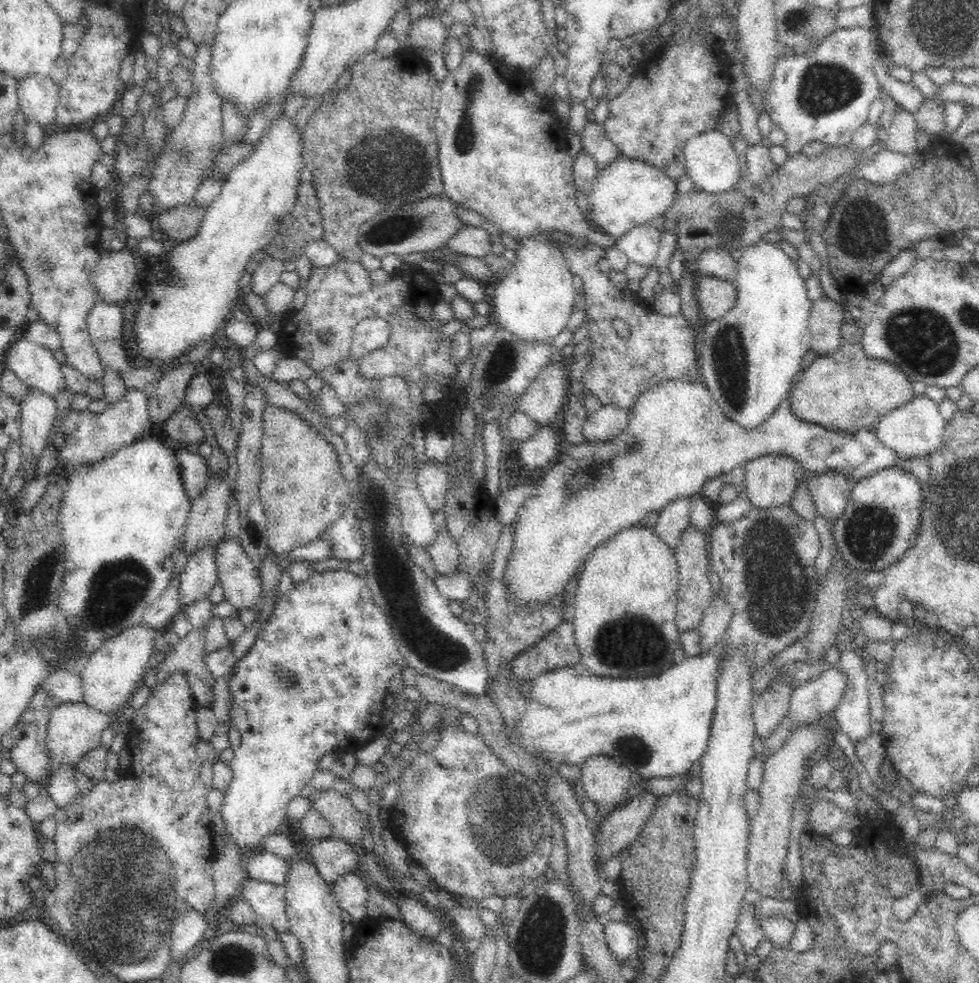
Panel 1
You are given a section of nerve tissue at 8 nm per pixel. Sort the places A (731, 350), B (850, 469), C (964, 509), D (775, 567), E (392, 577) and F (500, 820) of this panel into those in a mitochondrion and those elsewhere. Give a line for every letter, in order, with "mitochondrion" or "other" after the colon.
A: mitochondrion
B: other
C: mitochondrion
D: mitochondrion
E: mitochondrion
F: mitochondrion

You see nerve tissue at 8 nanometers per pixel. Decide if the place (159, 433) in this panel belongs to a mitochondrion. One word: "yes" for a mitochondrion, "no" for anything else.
no

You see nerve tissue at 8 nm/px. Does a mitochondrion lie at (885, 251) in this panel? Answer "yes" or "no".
no

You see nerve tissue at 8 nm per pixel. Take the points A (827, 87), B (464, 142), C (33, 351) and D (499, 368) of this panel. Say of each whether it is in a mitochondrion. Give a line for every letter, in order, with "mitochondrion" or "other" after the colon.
A: mitochondrion
B: mitochondrion
C: other
D: mitochondrion

